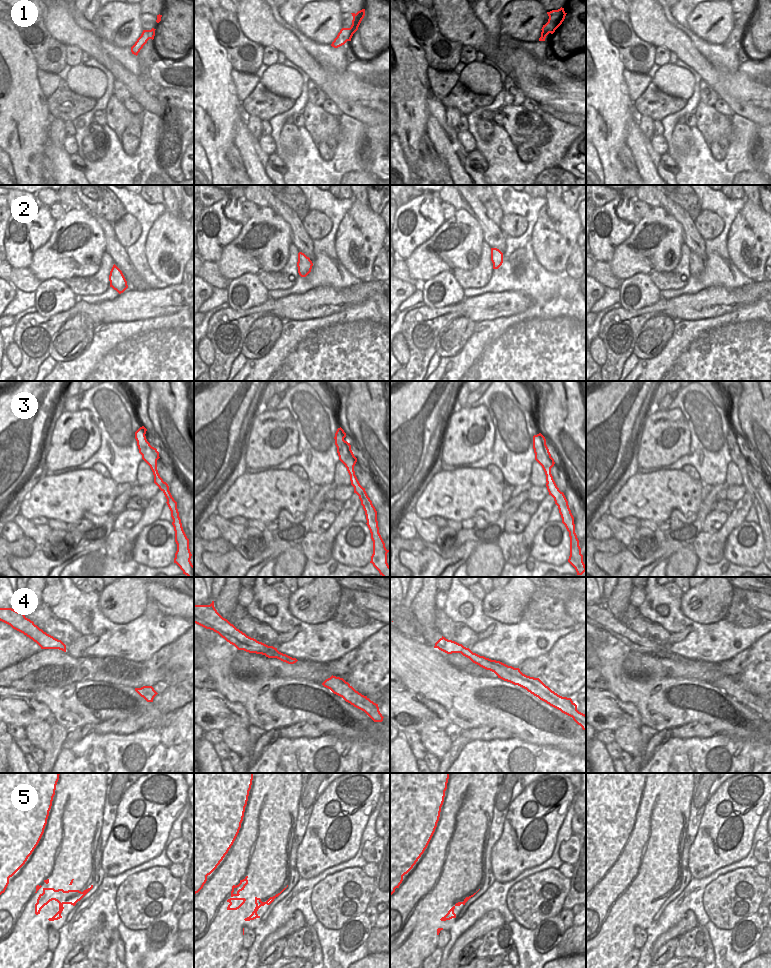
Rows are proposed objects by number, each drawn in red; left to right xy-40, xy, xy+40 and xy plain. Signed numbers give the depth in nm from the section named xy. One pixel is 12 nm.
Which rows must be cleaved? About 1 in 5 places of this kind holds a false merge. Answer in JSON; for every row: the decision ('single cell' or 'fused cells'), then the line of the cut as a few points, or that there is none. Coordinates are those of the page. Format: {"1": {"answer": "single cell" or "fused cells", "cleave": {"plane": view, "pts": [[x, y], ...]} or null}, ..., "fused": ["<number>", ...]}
{"1": {"answer": "single cell", "cleave": null}, "2": {"answer": "single cell", "cleave": null}, "3": {"answer": "single cell", "cleave": null}, "4": {"answer": "single cell", "cleave": null}, "5": {"answer": "single cell", "cleave": null}, "fused": []}

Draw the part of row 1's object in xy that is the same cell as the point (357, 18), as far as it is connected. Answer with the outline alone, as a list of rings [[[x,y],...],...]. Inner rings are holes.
[[[365,9],[358,11],[356,14],[351,13],[353,16],[352,25],[350,28],[342,28],[337,37],[332,42],[331,46],[338,48],[344,45],[347,41],[351,41],[353,34],[358,30],[358,27],[365,16]]]

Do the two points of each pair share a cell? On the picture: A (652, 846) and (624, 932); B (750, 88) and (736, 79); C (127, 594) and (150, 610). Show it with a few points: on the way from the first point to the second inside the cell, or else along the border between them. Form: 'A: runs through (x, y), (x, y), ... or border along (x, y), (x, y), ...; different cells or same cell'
A: runs through (642, 867), (637, 878), (624, 895), (624, 911); same cell
B: runs through (747, 88), (739, 82); same cell
C: border along (148, 601), (142, 613); different cells

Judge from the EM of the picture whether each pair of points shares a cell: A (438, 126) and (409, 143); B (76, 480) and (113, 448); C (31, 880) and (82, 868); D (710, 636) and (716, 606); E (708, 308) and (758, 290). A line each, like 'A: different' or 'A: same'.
A: different
B: different
C: same
D: different
E: same

